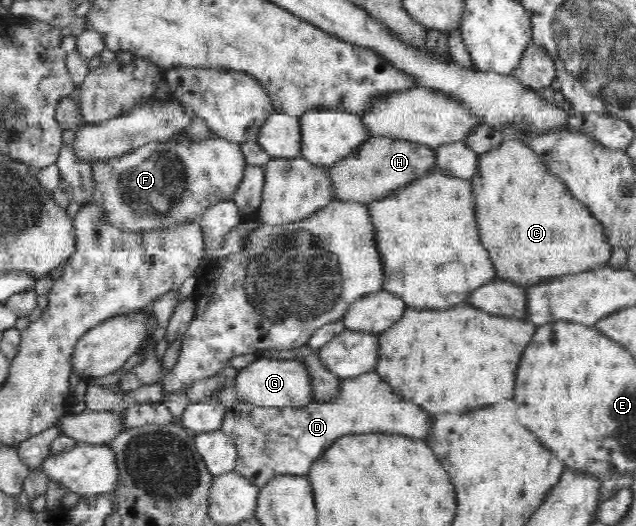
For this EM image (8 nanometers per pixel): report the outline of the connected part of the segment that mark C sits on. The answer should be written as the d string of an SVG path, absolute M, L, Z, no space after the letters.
M505 139L498 149L481 154L479 172L471 179L471 184L478 199L480 237L492 263L496 265L500 279L530 287L550 279L576 276L607 266L612 255L612 244L607 240L604 224L586 205L568 193L567 186L560 178L548 173L547 167L524 143Z

